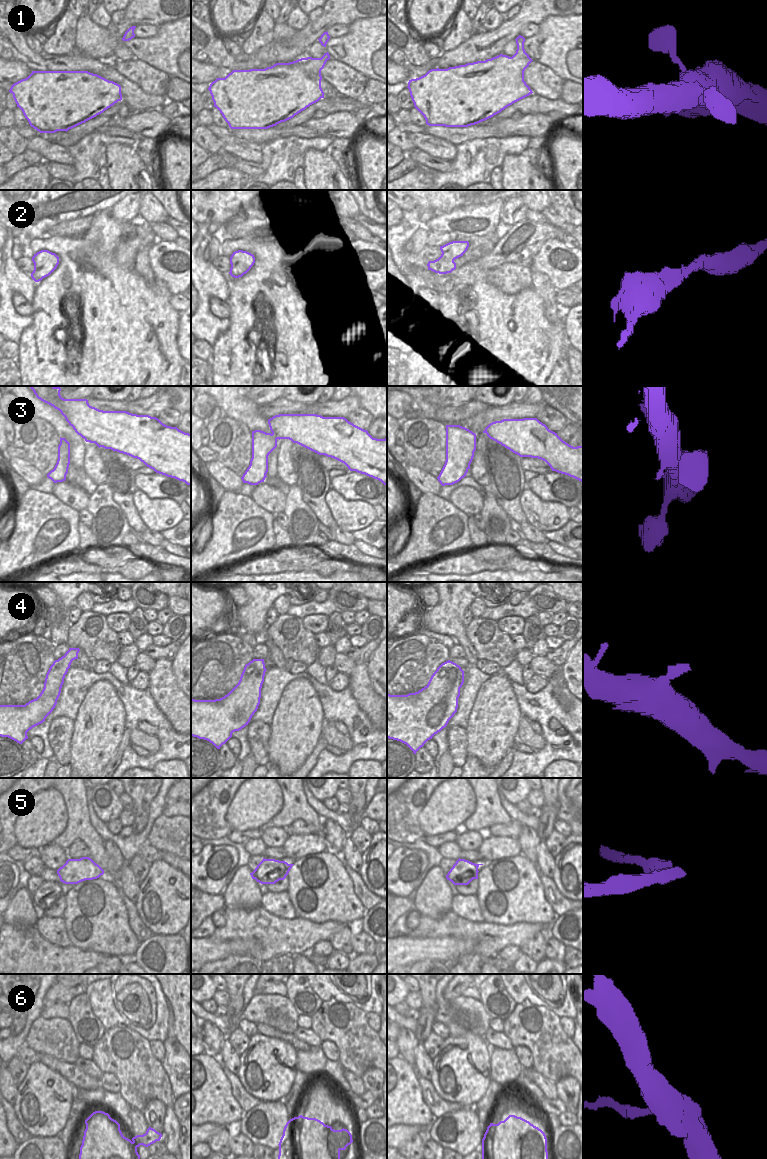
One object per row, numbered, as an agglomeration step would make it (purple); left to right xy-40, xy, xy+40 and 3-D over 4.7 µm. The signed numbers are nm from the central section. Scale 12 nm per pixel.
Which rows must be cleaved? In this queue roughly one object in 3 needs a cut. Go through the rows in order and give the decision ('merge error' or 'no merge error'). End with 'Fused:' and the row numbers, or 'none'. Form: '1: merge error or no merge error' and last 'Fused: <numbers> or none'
1: no merge error
2: no merge error
3: no merge error
4: no merge error
5: merge error
6: merge error
Fused: 5, 6

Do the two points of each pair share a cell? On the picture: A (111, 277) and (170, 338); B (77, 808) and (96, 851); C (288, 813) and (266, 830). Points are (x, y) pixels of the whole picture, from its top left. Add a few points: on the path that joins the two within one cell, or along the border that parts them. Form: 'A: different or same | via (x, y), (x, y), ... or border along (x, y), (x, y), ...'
A: same | via (128, 294), (155, 321), (163, 321)
B: same | via (82, 819), (83, 830), (93, 840)
C: same | via (283, 814), (271, 825)

